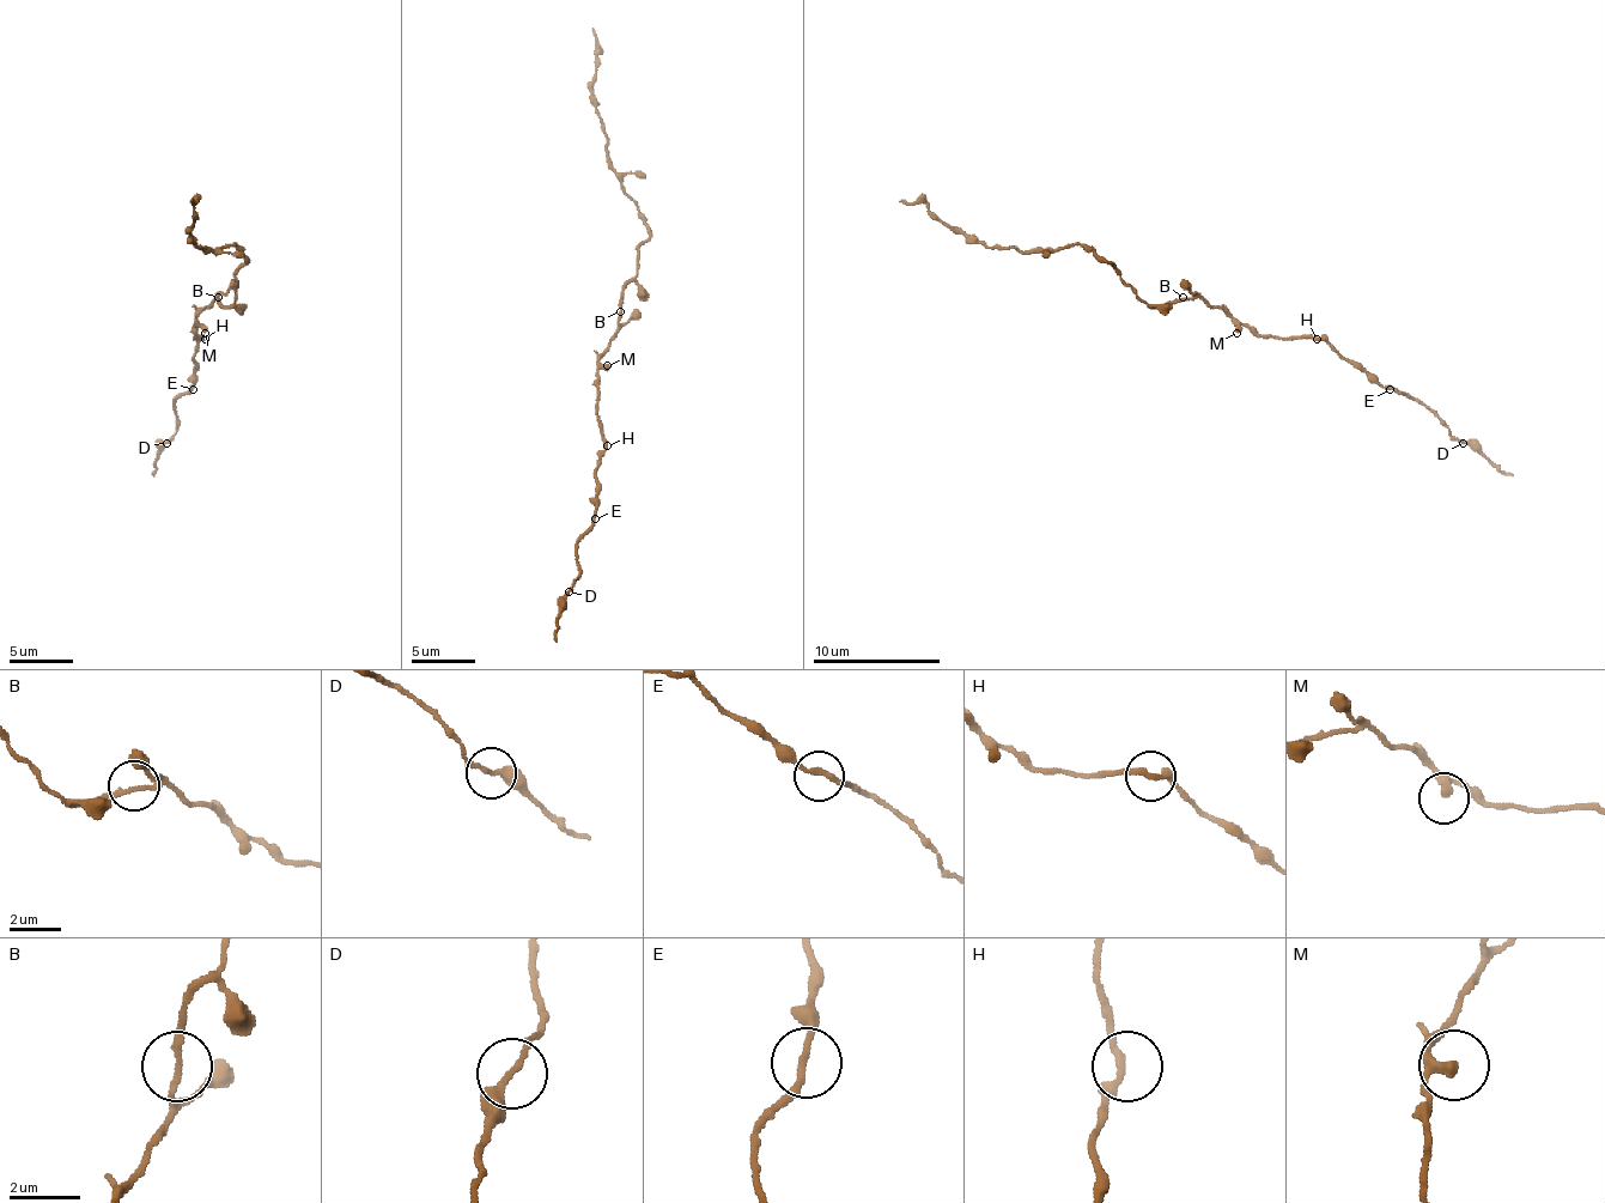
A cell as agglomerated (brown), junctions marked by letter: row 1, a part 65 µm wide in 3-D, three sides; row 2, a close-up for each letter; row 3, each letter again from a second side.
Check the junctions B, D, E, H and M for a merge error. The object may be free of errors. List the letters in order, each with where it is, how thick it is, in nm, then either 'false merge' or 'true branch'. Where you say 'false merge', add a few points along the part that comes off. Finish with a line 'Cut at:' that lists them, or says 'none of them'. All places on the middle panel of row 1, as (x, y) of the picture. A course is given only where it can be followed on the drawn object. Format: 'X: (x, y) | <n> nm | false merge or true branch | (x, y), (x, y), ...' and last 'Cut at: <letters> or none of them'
B: (620, 311) | 170 nm | true branch
D: (569, 591) | 260 nm | false merge | (570, 591), (557, 620), (557, 642)
E: (595, 518) | 200 nm | true branch
H: (607, 445) | 220 nm | true branch
M: (607, 365) | 240 nm | true branch
Cut at: D

